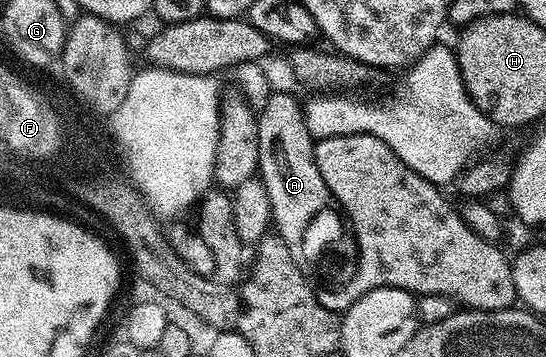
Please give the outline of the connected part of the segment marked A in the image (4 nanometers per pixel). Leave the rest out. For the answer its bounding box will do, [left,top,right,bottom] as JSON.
[257,92,330,268]

